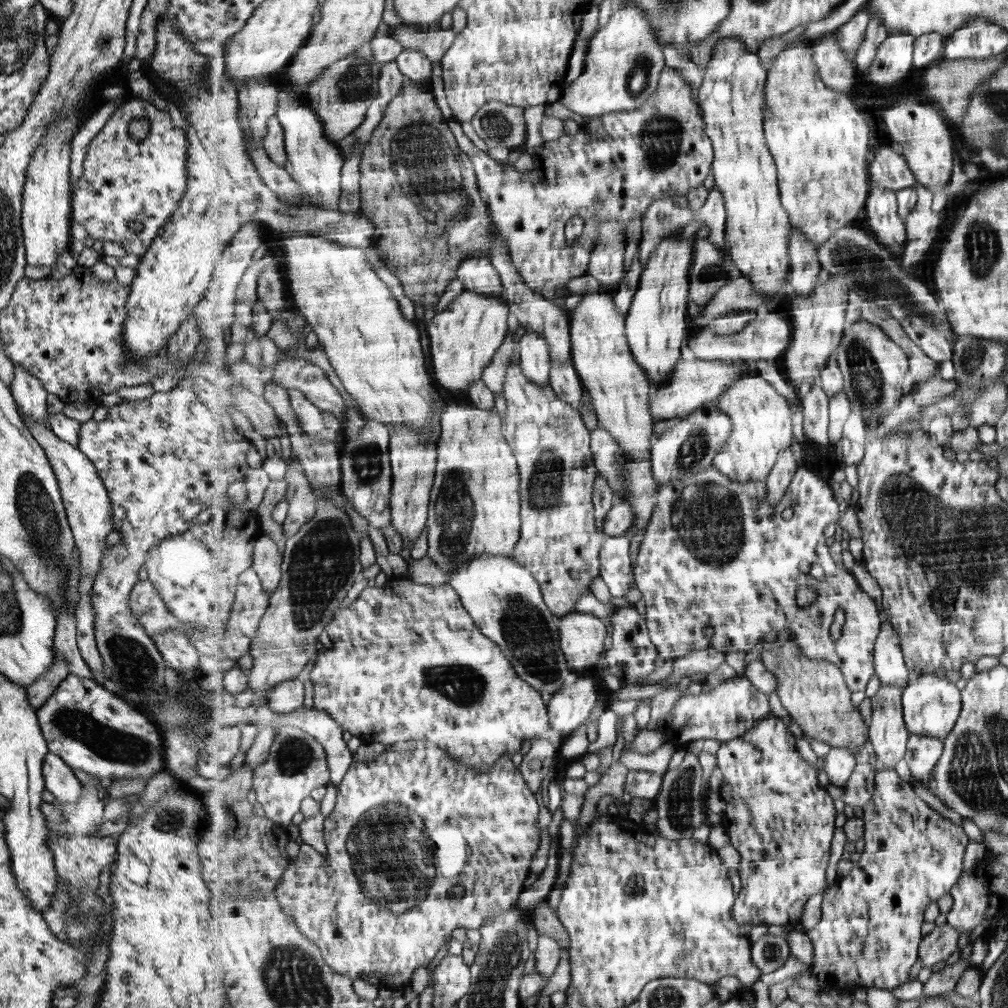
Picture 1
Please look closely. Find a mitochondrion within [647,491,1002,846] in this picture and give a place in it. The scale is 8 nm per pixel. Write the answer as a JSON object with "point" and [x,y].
{"point":[680,806]}

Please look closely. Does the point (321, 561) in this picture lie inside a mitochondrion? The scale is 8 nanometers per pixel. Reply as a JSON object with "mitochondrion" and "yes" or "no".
{"mitochondrion":"yes"}

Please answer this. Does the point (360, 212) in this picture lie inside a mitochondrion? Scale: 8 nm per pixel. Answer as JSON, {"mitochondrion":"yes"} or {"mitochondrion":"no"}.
{"mitochondrion":"no"}

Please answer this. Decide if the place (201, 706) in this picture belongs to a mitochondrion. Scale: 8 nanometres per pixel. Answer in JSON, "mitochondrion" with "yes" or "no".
{"mitochondrion":"yes"}

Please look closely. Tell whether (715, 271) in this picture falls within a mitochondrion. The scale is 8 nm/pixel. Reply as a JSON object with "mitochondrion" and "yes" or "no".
{"mitochondrion":"yes"}

